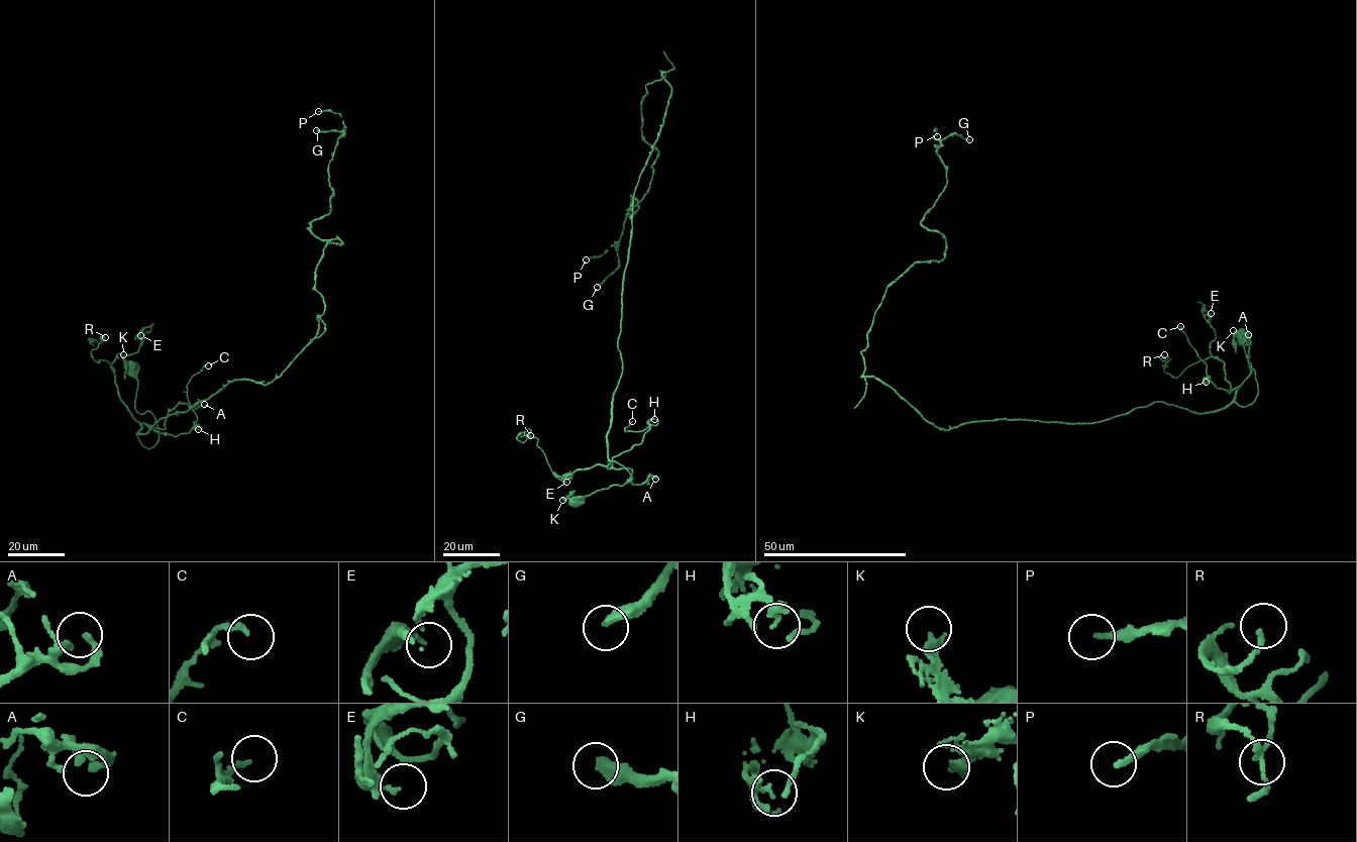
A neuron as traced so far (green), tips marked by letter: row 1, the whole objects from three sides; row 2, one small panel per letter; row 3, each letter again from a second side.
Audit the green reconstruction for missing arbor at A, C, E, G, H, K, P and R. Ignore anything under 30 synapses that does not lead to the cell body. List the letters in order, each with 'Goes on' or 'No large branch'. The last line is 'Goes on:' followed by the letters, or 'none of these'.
A: No large branch
C: No large branch
E: No large branch
G: No large branch
H: No large branch
K: No large branch
P: No large branch
R: No large branch
Goes on: none of these

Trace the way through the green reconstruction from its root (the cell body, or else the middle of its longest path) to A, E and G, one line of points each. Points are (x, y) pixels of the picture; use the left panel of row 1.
A: (132, 366), (135, 409), (158, 425), (147, 448), (141, 423), (165, 429), (178, 405), (204, 404)
E: (132, 366), (135, 409), (158, 425), (149, 448), (111, 364), (138, 350), (140, 335)
G: (132, 366), (149, 448), (315, 337), (342, 244), (311, 223), (345, 130), (316, 130)

